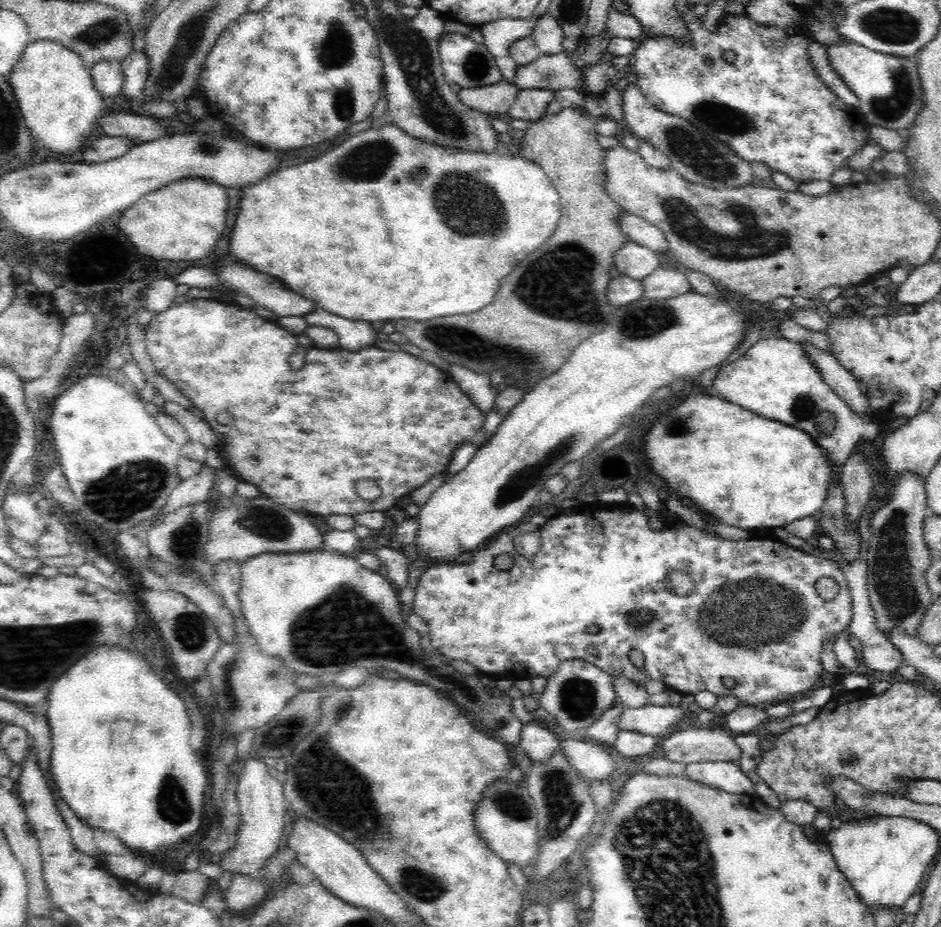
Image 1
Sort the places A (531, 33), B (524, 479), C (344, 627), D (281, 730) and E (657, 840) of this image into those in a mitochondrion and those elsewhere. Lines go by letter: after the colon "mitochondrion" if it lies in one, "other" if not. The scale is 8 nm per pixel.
A: other
B: mitochondrion
C: mitochondrion
D: mitochondrion
E: mitochondrion

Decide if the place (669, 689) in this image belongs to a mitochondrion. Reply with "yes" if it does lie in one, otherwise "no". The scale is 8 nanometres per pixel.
no

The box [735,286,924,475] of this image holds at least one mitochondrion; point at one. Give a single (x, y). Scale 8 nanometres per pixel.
(805, 407)

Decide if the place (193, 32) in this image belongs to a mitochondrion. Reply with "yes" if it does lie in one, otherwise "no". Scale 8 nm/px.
yes

